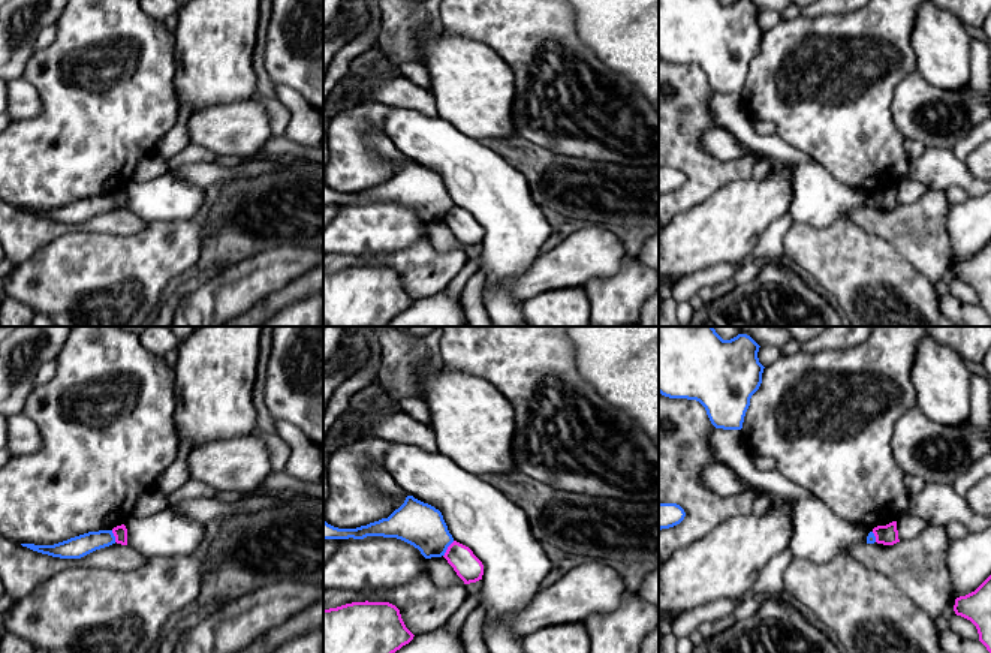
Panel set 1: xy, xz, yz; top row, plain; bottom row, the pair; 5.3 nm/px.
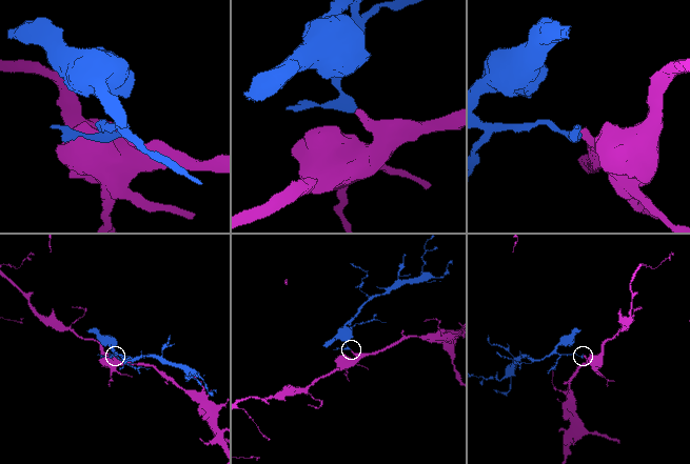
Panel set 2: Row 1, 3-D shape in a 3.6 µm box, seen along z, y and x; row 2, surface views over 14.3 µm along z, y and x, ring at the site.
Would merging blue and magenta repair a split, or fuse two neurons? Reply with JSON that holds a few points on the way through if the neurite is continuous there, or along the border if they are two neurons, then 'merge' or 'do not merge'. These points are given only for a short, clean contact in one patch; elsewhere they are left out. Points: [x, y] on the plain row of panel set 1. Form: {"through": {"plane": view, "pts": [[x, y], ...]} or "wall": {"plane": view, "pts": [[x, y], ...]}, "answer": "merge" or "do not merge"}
{"wall": {"plane": "xz", "pts": [[454, 205], [443, 220]]}, "answer": "do not merge"}

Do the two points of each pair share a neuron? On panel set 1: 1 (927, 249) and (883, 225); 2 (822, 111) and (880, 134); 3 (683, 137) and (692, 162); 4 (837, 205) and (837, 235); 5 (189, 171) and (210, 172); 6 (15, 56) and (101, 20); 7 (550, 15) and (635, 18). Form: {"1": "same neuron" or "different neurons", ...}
{"1": "same neuron", "2": "same neuron", "3": "same neuron", "4": "different neurons", "5": "same neuron", "6": "different neurons", "7": "different neurons"}

